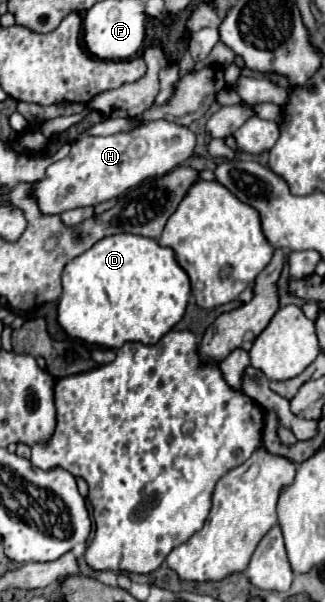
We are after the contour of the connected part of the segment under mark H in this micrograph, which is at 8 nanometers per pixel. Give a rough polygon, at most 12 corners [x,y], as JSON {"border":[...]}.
{"border":[[187,126],[81,136],[35,182],[43,214],[95,206],[193,156]]}

